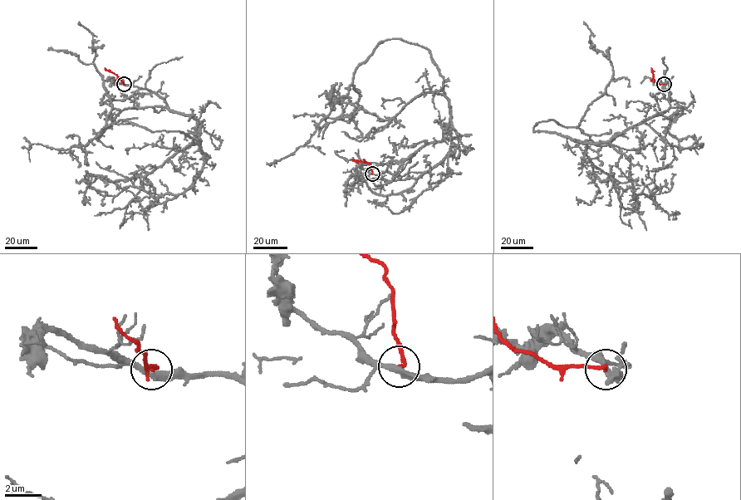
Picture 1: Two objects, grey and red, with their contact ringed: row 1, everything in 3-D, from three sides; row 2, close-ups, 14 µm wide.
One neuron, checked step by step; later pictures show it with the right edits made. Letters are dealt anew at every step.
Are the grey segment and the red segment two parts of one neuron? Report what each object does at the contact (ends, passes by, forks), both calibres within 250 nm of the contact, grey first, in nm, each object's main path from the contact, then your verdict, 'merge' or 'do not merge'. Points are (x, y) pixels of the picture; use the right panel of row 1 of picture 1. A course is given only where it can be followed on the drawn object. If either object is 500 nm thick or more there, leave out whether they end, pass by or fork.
grey passes by; red ends; calibres 320 and 240 nm; course grey (664, 84), (669, 107), (609, 140), (534, 131), (553, 120), (577, 126), (611, 79), (583, 22); course red (664, 84), (655, 82), (651, 68); do not merge

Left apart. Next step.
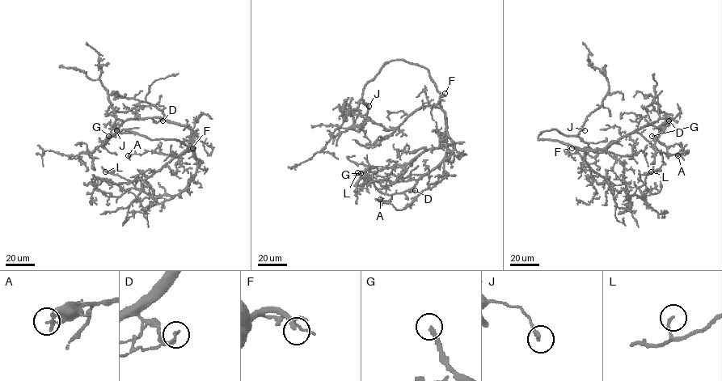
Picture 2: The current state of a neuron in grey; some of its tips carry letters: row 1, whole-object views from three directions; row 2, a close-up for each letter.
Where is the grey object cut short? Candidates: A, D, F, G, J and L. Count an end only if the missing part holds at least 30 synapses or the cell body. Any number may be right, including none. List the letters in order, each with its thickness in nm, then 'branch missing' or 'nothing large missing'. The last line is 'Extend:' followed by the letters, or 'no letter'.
A: 110 nm | nothing large missing
D: 110 nm | nothing large missing
F: 240 nm | branch missing
G: 200 nm | branch missing
J: 200 nm | nothing large missing
L: 120 nm | nothing large missing
Extend: F, G

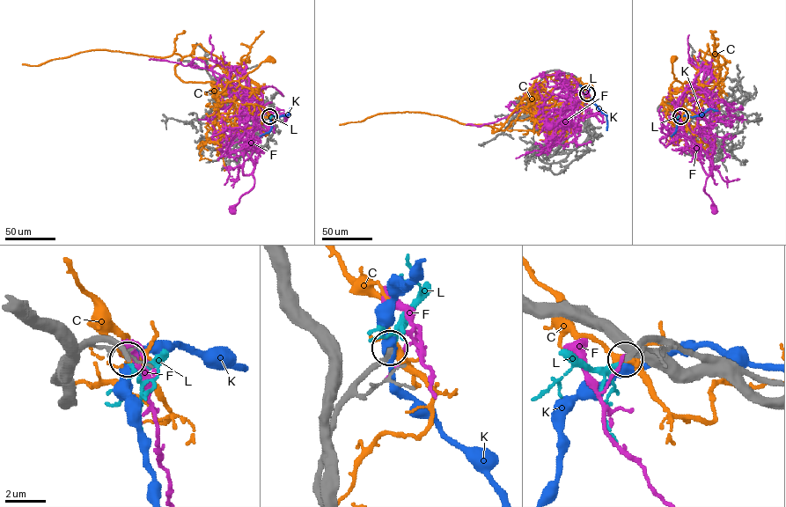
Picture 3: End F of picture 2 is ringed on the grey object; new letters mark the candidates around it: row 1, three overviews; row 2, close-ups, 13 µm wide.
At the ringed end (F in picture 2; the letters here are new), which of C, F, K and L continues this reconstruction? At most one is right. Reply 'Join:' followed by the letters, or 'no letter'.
Join: L

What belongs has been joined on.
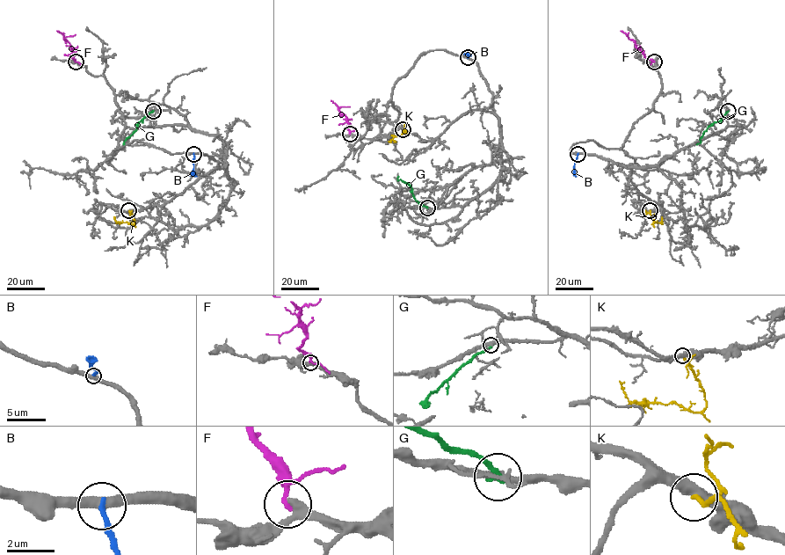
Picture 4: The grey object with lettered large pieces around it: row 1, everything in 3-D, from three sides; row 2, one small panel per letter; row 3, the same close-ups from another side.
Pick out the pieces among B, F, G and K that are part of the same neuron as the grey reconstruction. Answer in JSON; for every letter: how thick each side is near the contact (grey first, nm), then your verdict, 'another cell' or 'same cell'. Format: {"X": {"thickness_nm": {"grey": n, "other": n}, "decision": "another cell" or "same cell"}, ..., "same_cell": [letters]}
{"B": {"thickness_nm": {"grey": 440, "other": 220}, "decision": "another cell"}, "F": {"thickness_nm": {"grey": 300, "other": 150}, "decision": "another cell"}, "G": {"thickness_nm": {"grey": 320, "other": 280}, "decision": "another cell"}, "K": {"thickness_nm": {"grey": 480, "other": 200}, "decision": "another cell"}, "same_cell": []}

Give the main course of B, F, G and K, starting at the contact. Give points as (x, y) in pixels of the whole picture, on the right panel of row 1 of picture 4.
B: (577, 153), (573, 176)
F: (654, 62), (644, 55), (635, 41), (621, 30)
G: (728, 111), (708, 127), (701, 142), (696, 144)
K: (650, 211), (653, 224), (661, 222), (661, 217)

